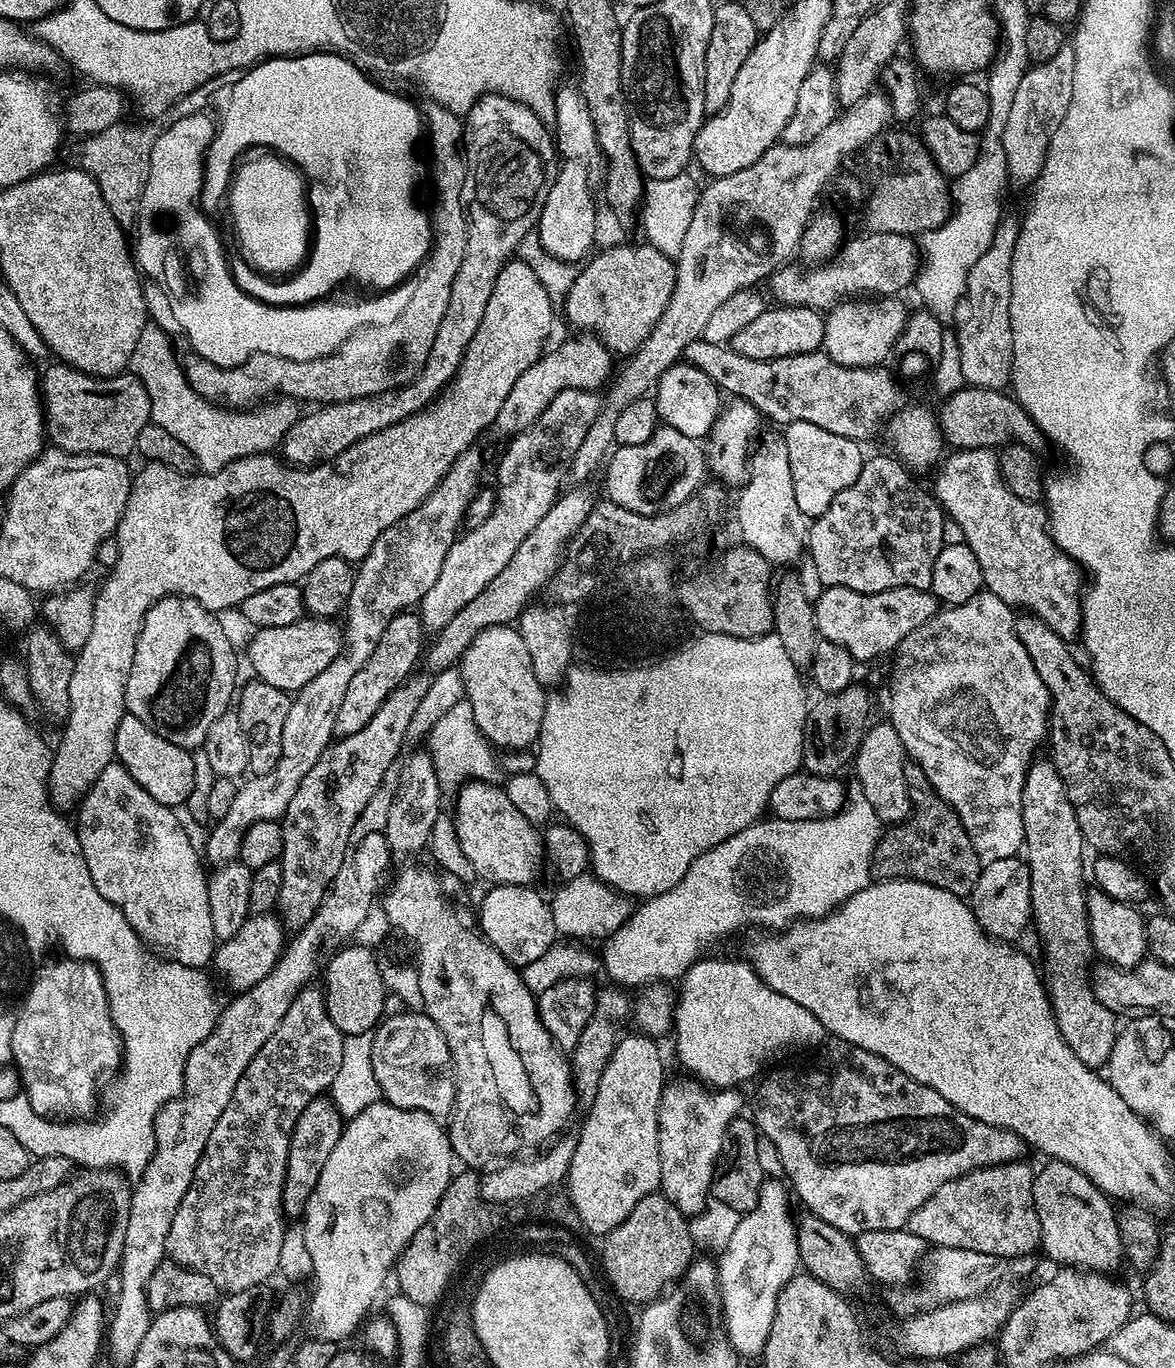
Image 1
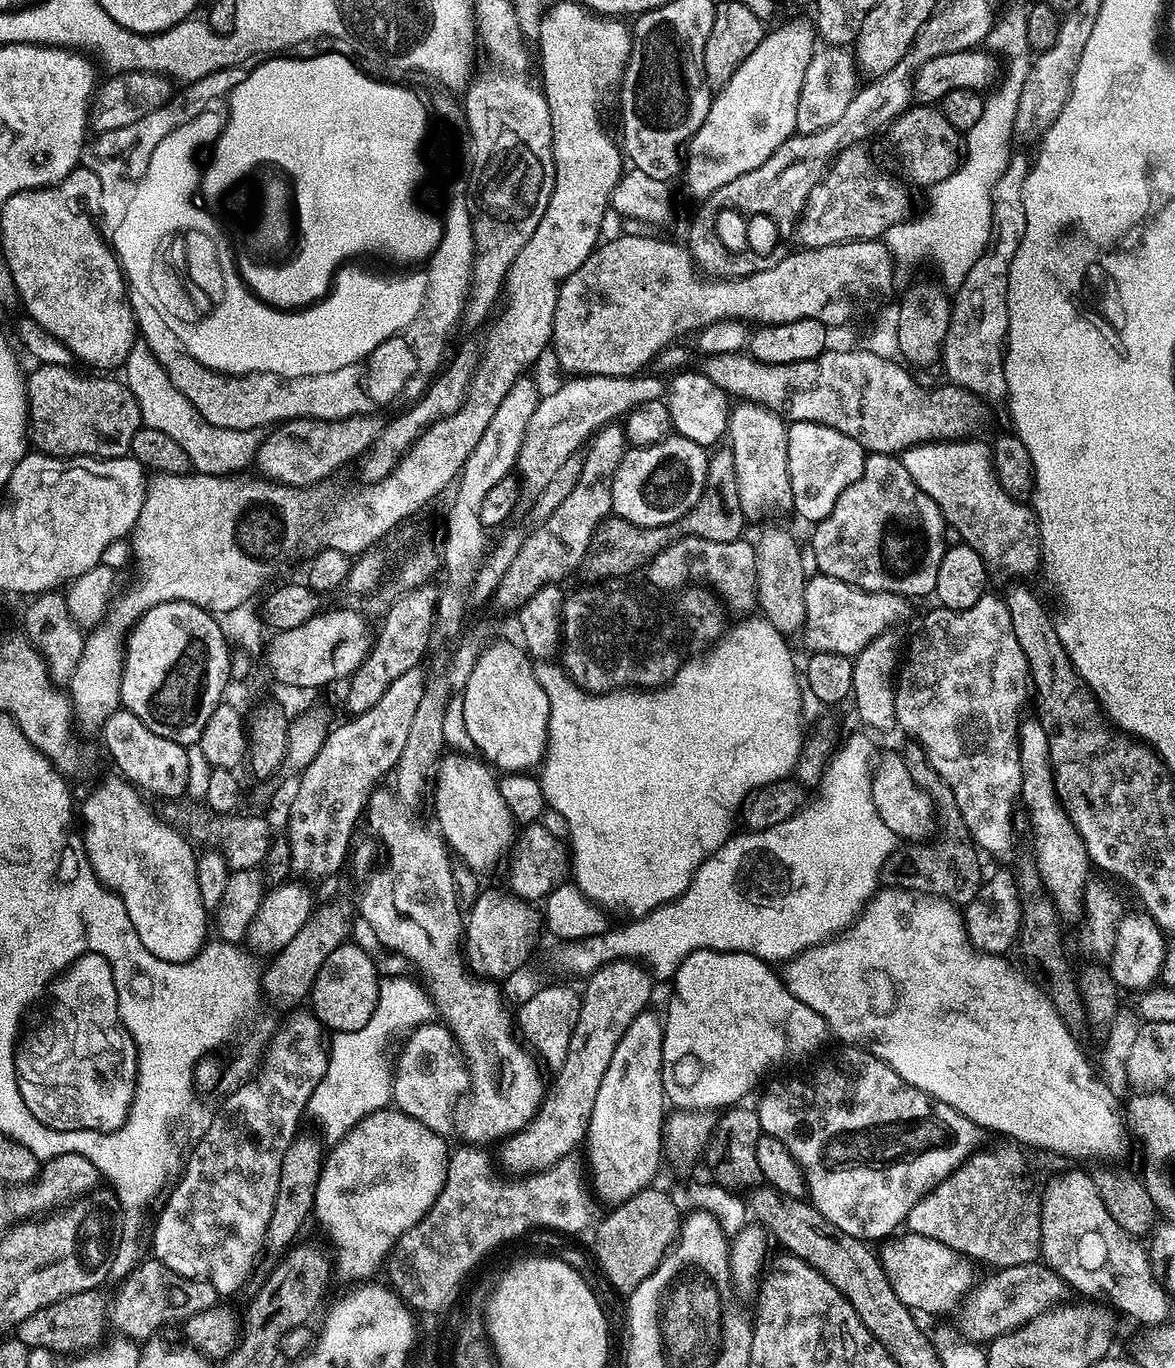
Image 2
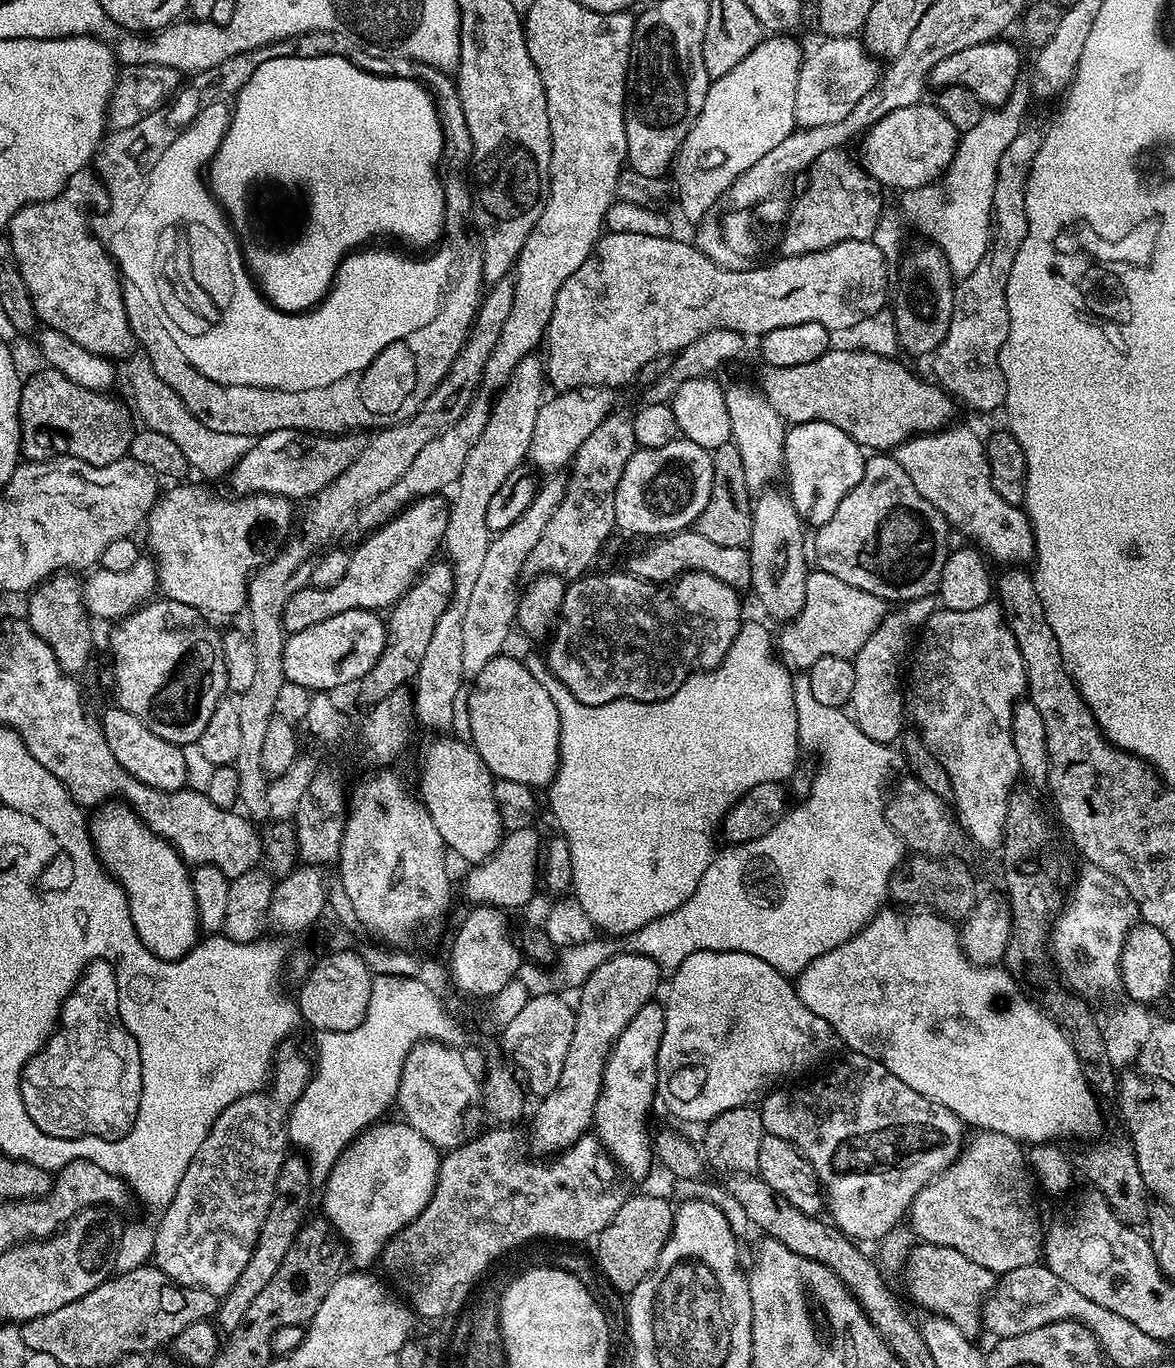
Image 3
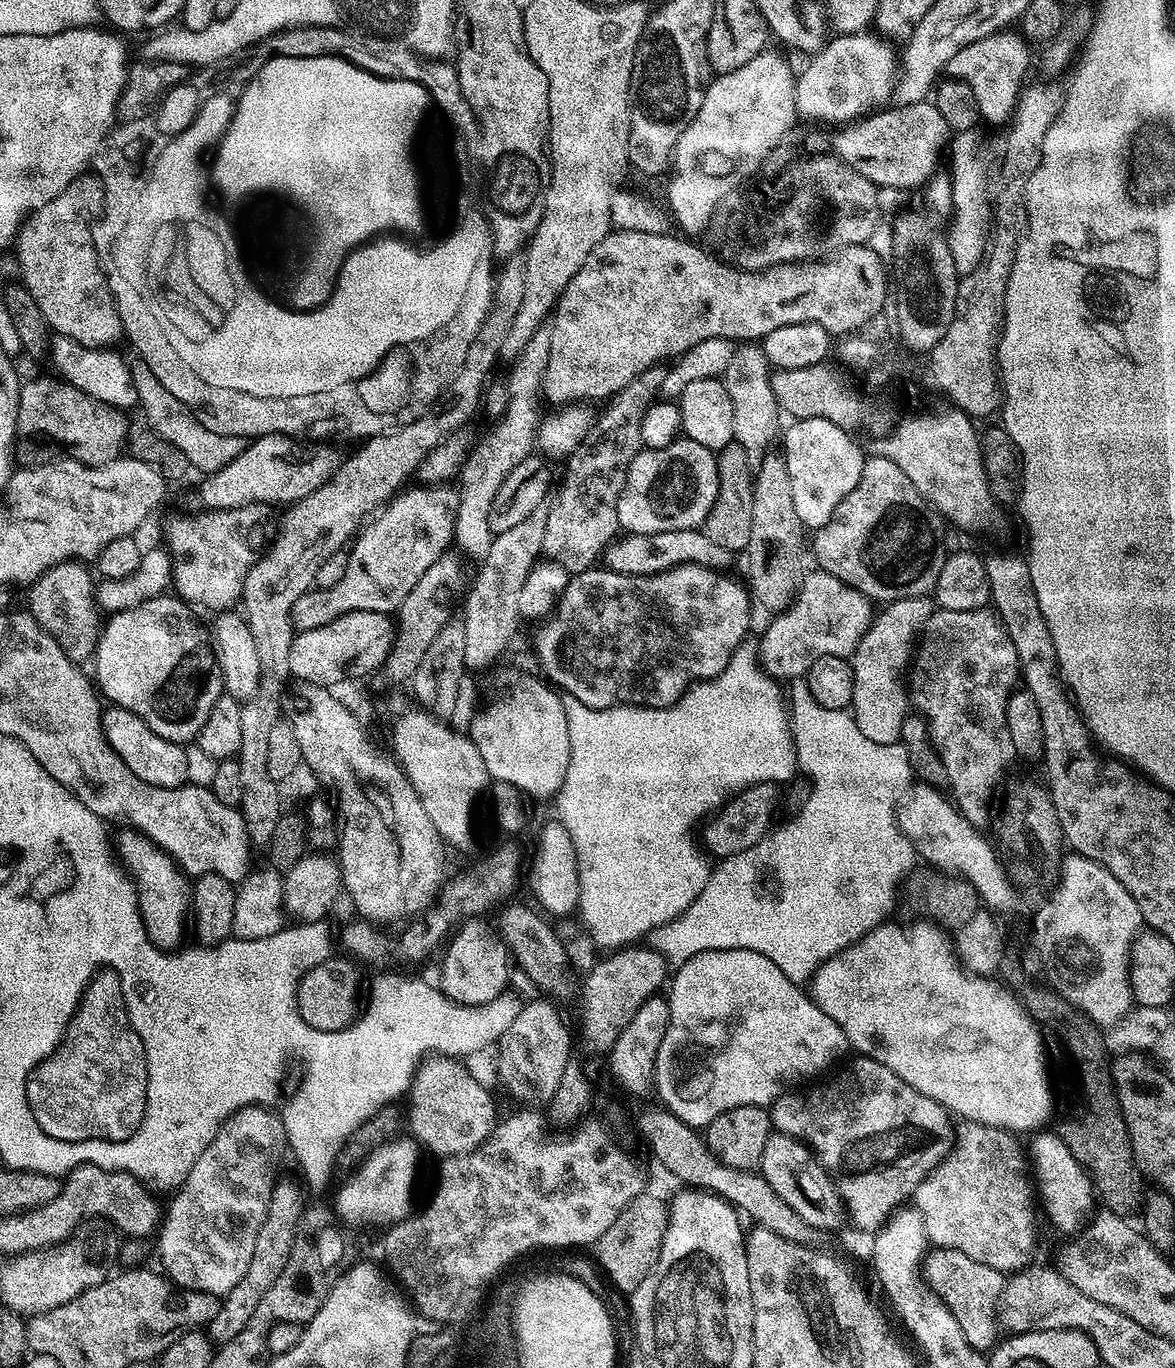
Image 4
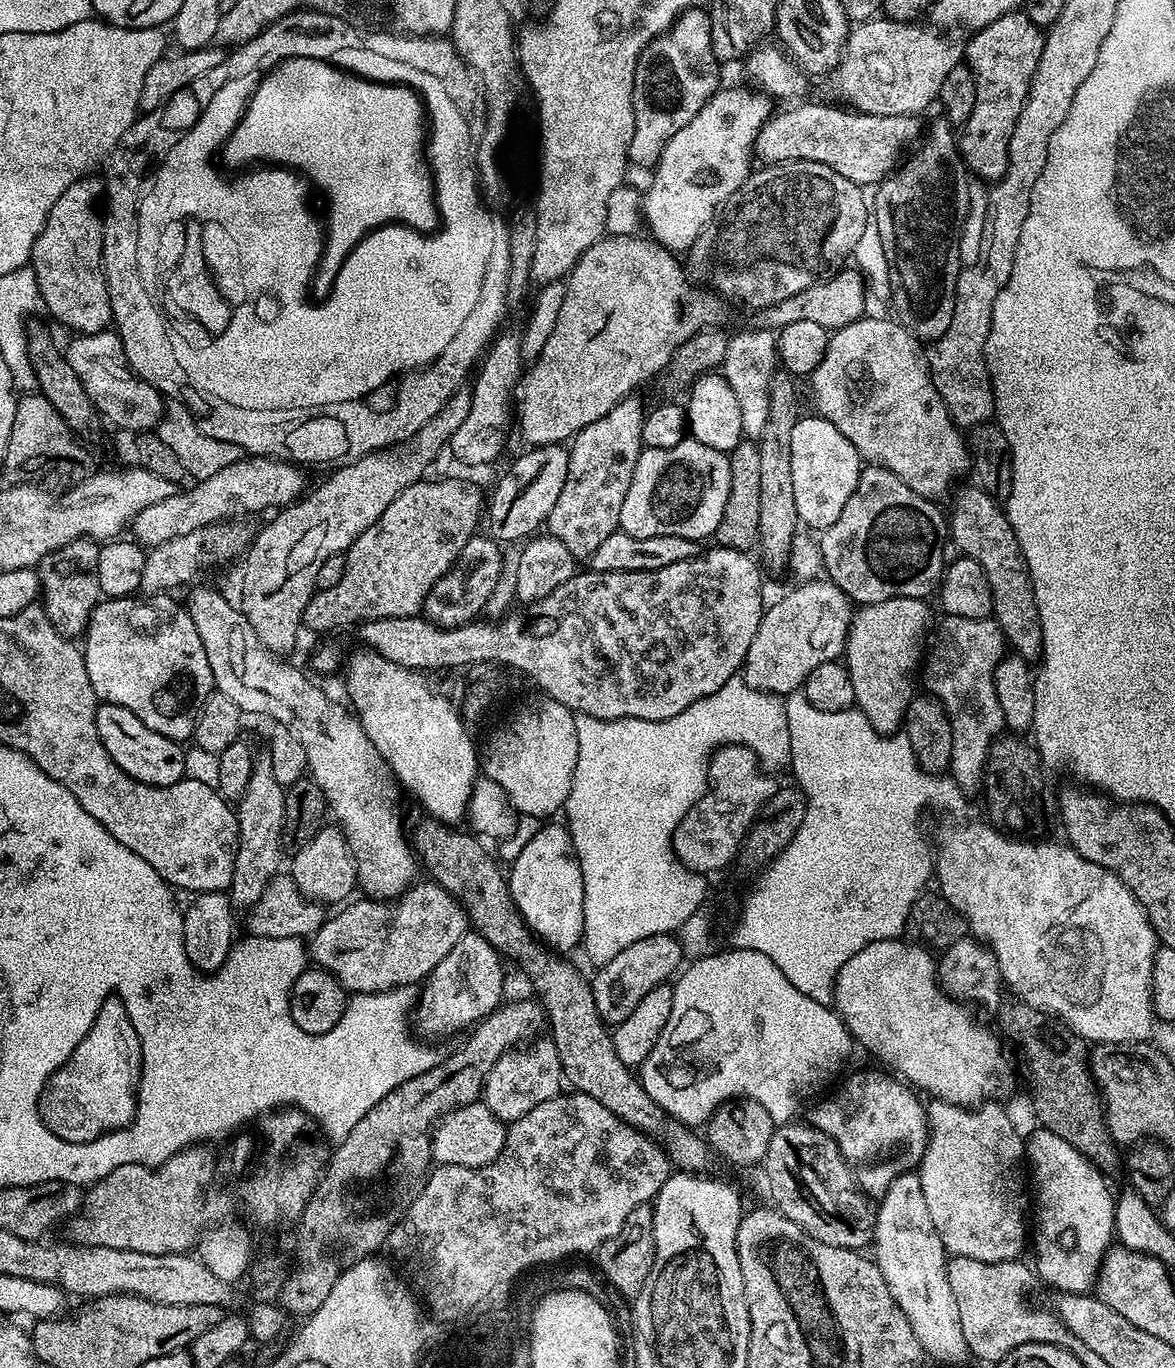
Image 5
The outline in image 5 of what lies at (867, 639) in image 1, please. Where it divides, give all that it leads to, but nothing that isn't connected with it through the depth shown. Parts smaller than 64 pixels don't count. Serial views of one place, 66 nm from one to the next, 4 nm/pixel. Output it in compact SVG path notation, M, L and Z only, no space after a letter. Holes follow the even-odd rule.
M827 578L806 580L795 585L793 592L788 592L777 604L769 603L760 620L758 634L754 634L754 642L750 642L750 650L744 659L742 678L754 690L771 692L781 698L789 692L803 689L804 680L814 670L814 666L822 666L822 662L839 661L844 655L844 647L848 641L848 627L852 625L853 601L841 588Z

